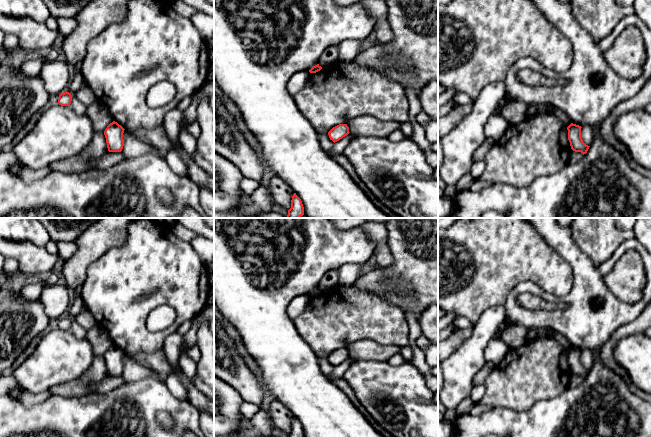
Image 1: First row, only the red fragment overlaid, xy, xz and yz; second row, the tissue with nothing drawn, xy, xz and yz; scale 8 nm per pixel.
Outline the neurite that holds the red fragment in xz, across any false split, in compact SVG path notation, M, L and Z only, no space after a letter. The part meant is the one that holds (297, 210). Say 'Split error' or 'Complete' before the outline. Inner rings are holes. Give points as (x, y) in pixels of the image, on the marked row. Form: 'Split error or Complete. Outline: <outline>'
Complete. Outline: M294 193L291 200L291 208L288 210L287 218L300 218L303 215L304 207L302 201L296 195L296 193Z

